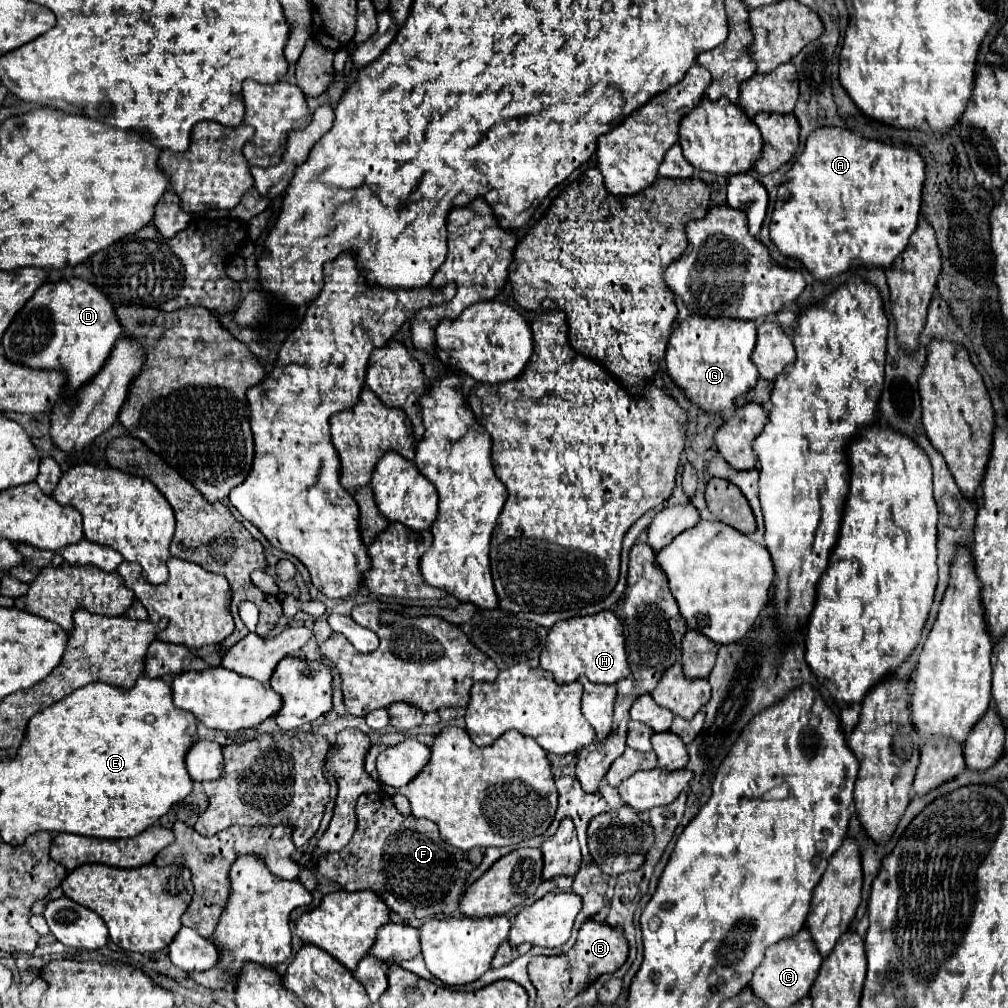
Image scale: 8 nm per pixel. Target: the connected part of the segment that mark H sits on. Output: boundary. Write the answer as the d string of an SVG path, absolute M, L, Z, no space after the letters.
M600 611L596 615L558 621L548 631L546 645L540 653L540 667L550 671L556 683L572 683L580 675L586 675L592 683L618 683L630 675L620 619L614 611Z

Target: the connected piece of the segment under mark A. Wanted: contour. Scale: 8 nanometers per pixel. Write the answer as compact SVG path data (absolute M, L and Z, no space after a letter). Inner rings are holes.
M816 127L810 135L810 139L806 139L804 145L804 153L800 153L800 157L794 161L794 165L790 167L790 171L784 175L786 179L780 183L778 187L778 199L772 211L772 221L770 221L770 237L776 243L776 247L788 255L788 257L796 257L804 263L804 267L818 279L818 281L828 281L844 271L848 271L852 265L866 265L866 267L888 267L908 245L908 237L914 233L916 229L916 221L918 221L918 213L920 213L920 201L922 201L922 185L924 185L924 161L918 155L916 149L910 147L894 147L888 143L878 143L874 139L866 139L862 135L858 135L856 131L850 131L846 127Z

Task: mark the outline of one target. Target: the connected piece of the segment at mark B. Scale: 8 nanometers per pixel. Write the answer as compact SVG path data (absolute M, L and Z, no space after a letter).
M588 919L582 923L574 947L556 957L534 957L528 963L528 975L532 985L538 989L538 999L542 1005L566 1005L582 989L590 987L600 975L614 973L622 967L628 957L628 941L624 933L608 923L598 923Z

